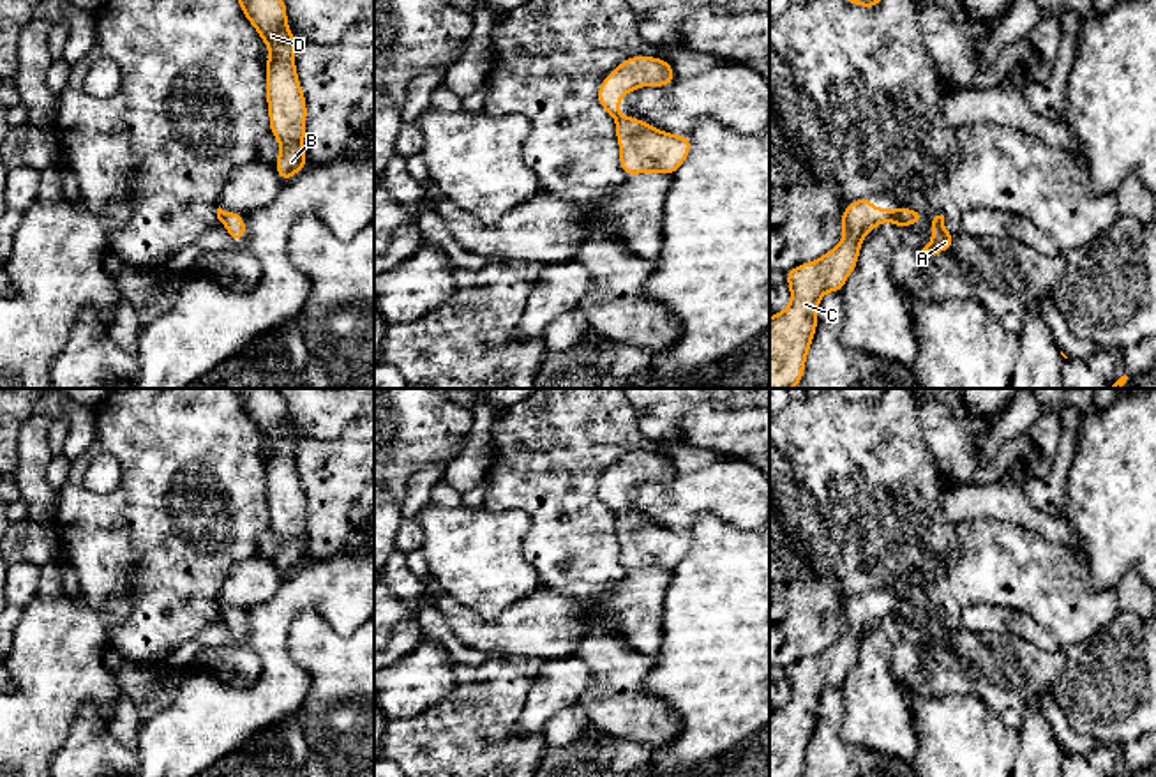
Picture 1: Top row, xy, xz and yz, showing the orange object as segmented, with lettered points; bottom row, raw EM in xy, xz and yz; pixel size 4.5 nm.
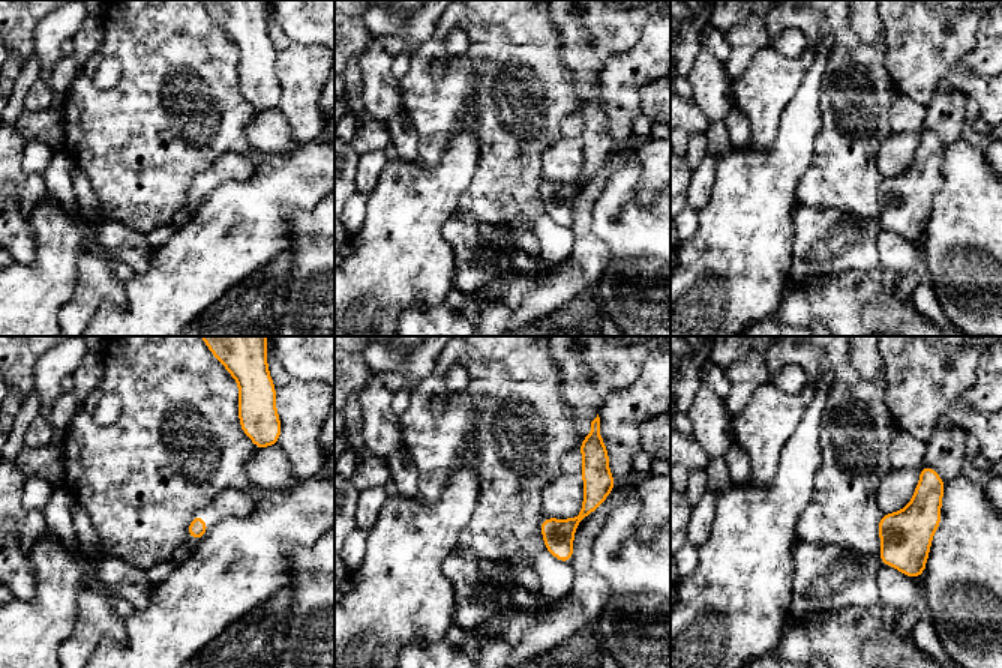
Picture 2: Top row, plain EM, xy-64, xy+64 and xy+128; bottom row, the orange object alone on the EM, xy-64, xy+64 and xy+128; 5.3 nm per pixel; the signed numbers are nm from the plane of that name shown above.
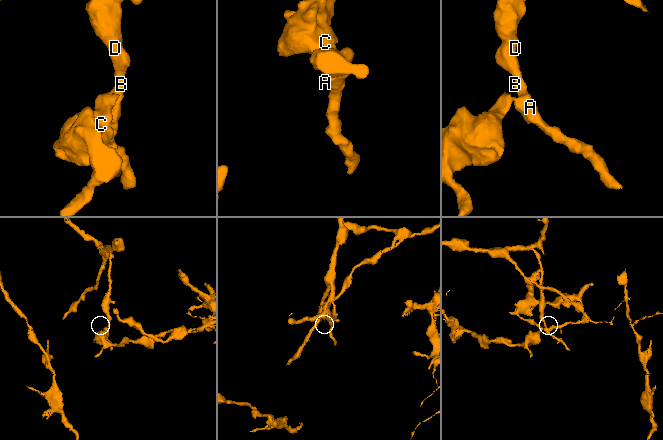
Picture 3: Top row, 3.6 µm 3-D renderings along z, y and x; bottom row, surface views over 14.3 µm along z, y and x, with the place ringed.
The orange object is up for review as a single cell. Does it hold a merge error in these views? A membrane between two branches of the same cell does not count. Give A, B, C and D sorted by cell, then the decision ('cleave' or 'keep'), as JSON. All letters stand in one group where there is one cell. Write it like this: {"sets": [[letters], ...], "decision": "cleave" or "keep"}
{"sets": [["A", "B", "D"], ["C"]], "decision": "cleave"}

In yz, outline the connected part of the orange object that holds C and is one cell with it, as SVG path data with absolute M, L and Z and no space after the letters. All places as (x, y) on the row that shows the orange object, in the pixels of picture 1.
M870 196L849 203L842 215L844 237L819 260L785 272L791 304L769 318L769 388L799 387L807 355L817 330L817 307L826 291L842 293L858 265L859 247L870 230L893 217L893 208L875 208Z

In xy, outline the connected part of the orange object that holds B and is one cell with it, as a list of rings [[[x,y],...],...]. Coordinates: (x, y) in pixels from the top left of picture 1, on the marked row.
[[[238,0],[238,4],[247,21],[270,48],[270,55],[265,64],[266,104],[270,134],[281,143],[281,154],[277,155],[274,168],[279,173],[281,182],[286,184],[293,175],[307,166],[305,148],[302,145],[305,140],[307,102],[295,65],[297,42],[293,39],[293,30],[286,23],[288,7],[284,0]]]

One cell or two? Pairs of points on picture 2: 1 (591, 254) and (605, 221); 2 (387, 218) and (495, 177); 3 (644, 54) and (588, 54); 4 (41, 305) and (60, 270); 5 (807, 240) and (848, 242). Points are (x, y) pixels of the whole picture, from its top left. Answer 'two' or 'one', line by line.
1: two
2: two
3: two
4: one
5: one

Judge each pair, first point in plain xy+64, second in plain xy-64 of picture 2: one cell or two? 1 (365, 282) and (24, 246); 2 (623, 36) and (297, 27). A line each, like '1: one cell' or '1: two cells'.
1: two cells
2: one cell

